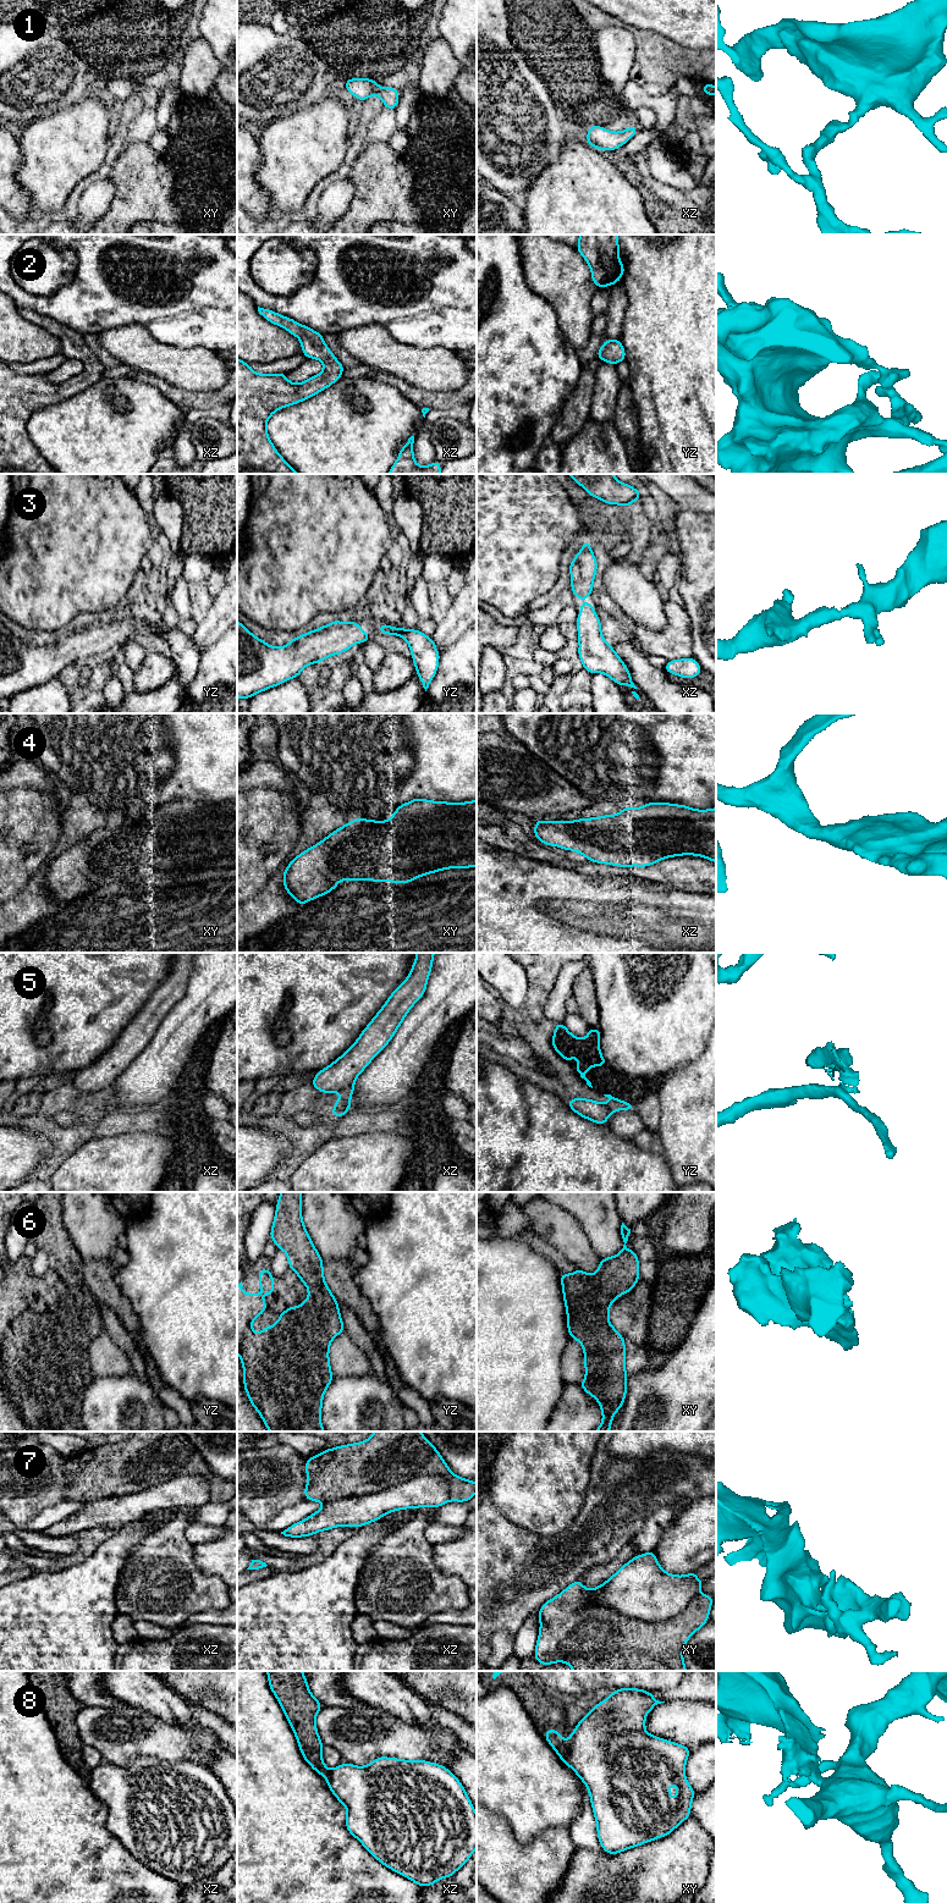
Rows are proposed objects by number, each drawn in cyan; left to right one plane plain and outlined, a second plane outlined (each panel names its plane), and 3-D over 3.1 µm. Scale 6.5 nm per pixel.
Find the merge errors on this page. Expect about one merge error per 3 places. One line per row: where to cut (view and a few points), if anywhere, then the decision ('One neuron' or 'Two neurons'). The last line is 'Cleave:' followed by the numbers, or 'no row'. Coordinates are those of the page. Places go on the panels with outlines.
1: No split. One neuron
2: No split. One neuron
3: No split. One neuron
4: No split. One neuron
5: Split along xz (353, 1081), (342, 1091). Two neurons
6: No split. One neuron
7: Split along xz (451, 1496), (442, 1477), (422, 1474), (381, 1490), (326, 1502). Two neurons
8: Split along xy (568, 1742), (567, 1764). Two neurons
Cleave: 5, 7, 8

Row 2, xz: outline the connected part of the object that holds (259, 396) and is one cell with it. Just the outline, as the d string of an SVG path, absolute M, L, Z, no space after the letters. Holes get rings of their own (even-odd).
M258 307L258 311L271 324L298 337L305 358L318 359L325 365L320 374L296 385L287 380L287 374L257 374L248 363L237 358L237 474L299 474L276 451L266 432L266 423L276 410L303 402L335 384L345 366L329 349L321 333L270 309Z

